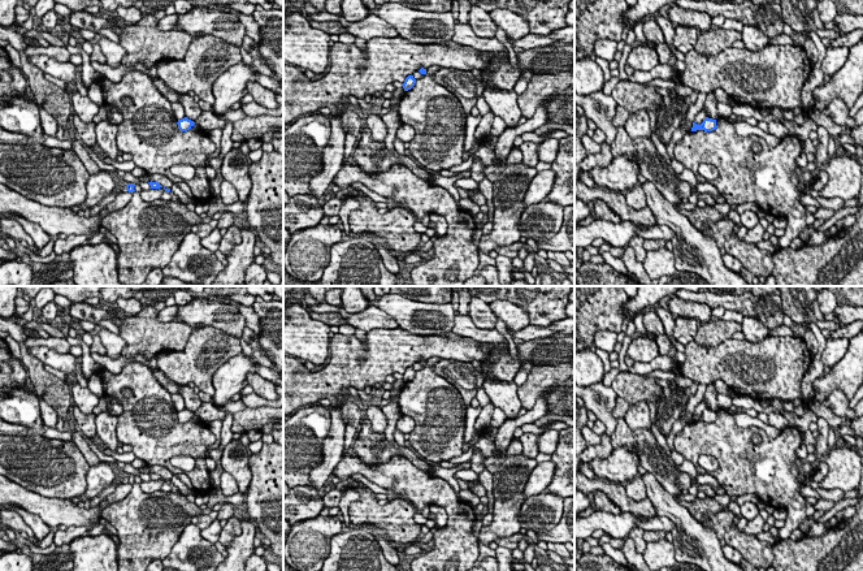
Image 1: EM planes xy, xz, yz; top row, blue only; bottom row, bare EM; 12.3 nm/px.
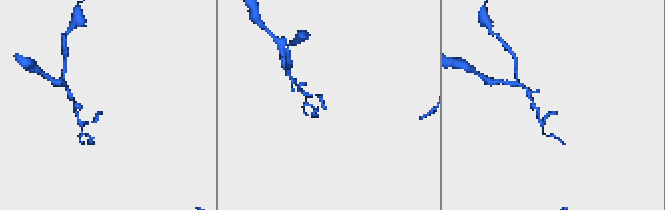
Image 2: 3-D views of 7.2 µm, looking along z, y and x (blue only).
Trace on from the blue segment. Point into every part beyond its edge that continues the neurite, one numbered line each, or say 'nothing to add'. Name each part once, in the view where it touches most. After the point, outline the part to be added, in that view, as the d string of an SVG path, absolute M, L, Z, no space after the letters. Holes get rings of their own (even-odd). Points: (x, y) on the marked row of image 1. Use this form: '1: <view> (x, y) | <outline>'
nothing to add

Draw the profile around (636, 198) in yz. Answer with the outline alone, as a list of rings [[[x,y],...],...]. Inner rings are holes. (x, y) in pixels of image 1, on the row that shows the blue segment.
[[[634,186],[625,195],[626,204],[634,209],[642,209],[647,206],[647,199],[642,186]]]

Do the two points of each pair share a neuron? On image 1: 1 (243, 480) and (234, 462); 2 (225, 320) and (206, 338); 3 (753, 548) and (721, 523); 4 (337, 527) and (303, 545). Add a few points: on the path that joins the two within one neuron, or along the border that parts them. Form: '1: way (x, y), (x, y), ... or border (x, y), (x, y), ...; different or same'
1: way (243, 476), (237, 466); same
2: border (207, 325), (218, 328), (238, 338); different
3: way (745, 544), (729, 531); same
4: way (329, 527), (322, 528), (311, 539); same

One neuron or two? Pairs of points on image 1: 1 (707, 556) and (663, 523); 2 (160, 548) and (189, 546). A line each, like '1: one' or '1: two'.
1: two
2: two

